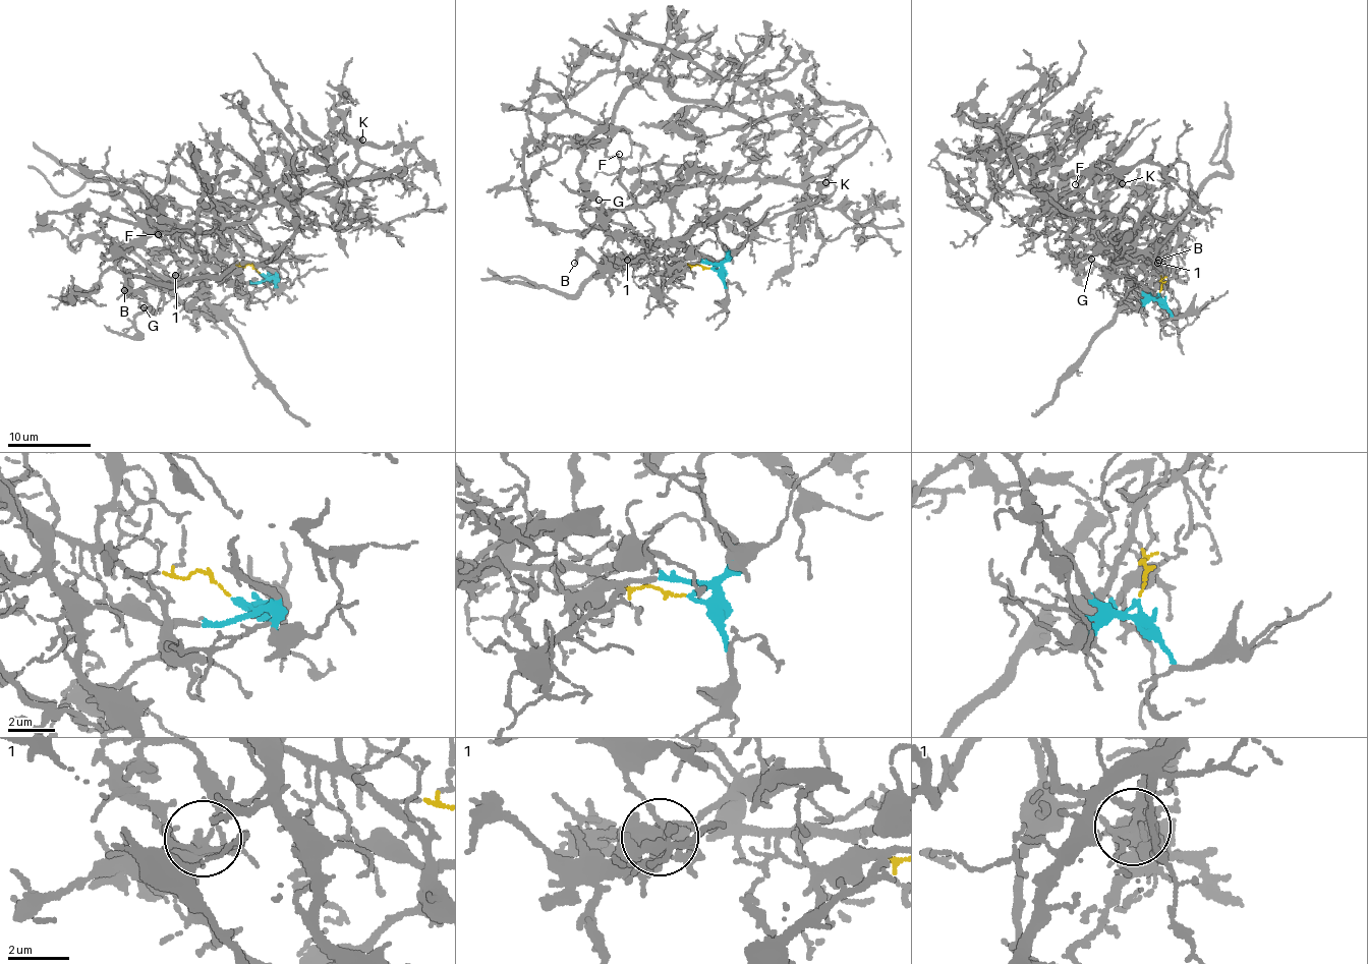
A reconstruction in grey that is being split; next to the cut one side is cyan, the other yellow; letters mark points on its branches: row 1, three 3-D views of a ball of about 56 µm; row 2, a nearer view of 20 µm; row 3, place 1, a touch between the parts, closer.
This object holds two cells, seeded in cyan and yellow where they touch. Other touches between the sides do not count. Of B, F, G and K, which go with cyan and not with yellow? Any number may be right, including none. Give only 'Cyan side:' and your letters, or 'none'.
Cyan side: F, G, K

